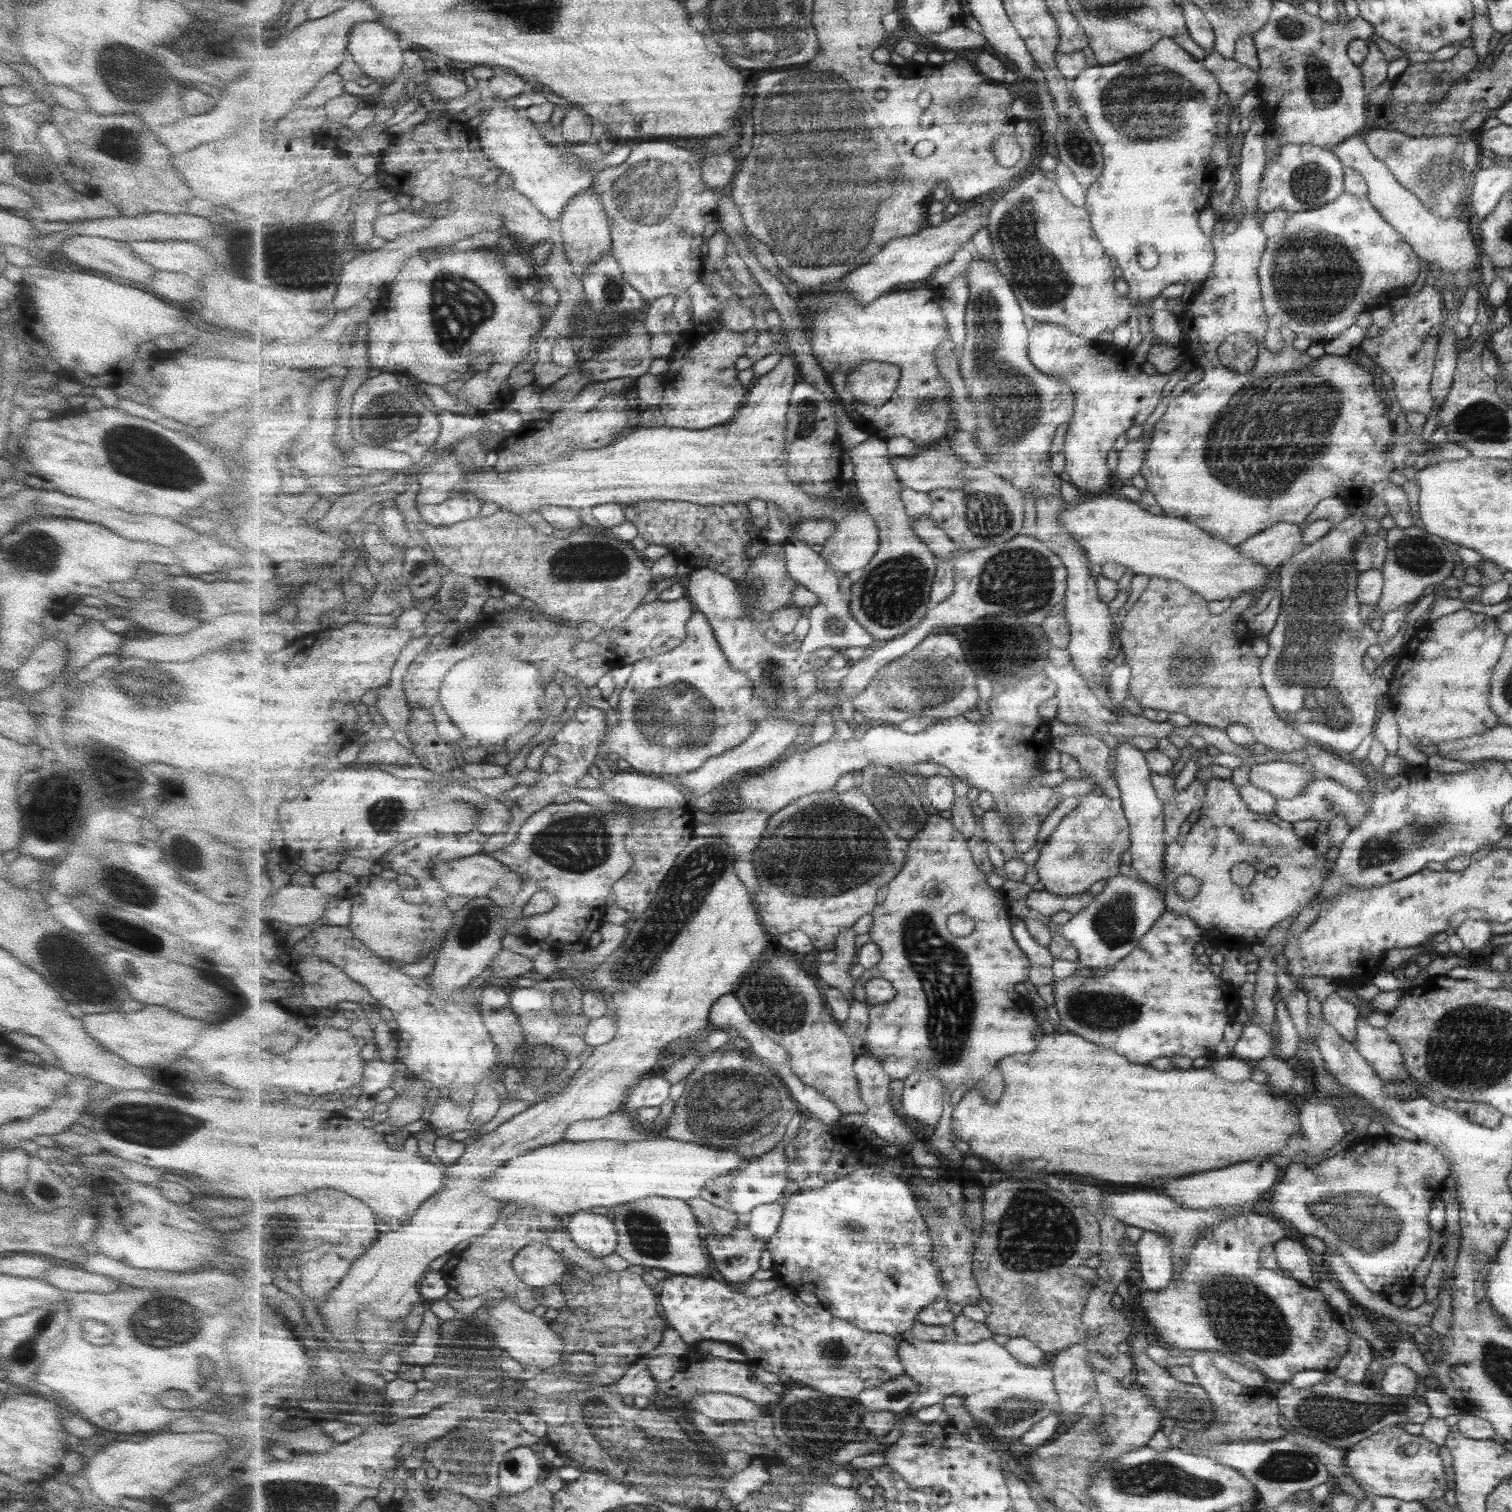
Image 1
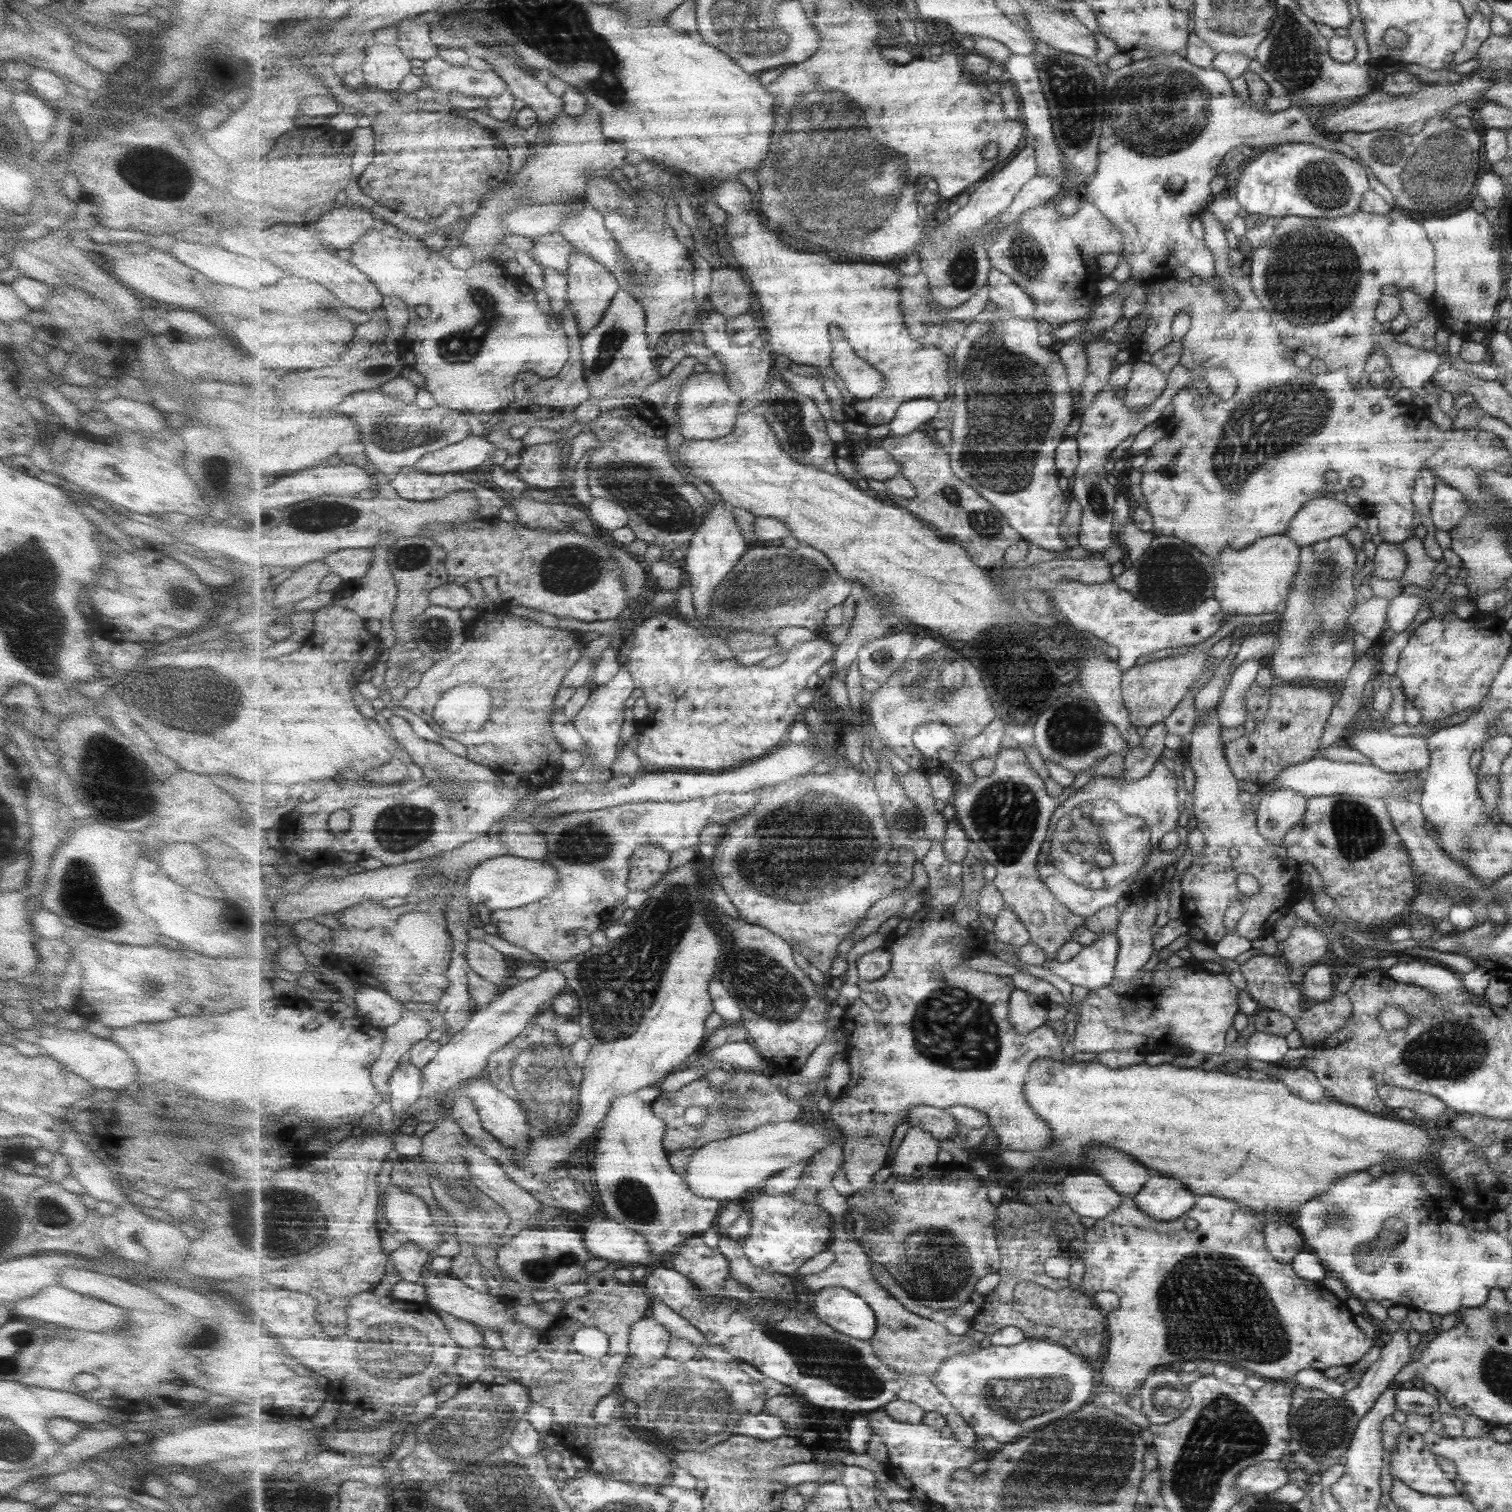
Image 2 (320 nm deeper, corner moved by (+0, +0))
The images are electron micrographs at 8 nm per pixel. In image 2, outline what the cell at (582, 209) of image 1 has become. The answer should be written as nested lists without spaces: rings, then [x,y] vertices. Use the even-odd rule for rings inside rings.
[[[579,250],[571,255],[570,265],[565,274],[568,276],[568,306],[576,316],[581,334],[585,335],[601,322],[614,296],[621,290],[621,283],[603,263]]]

